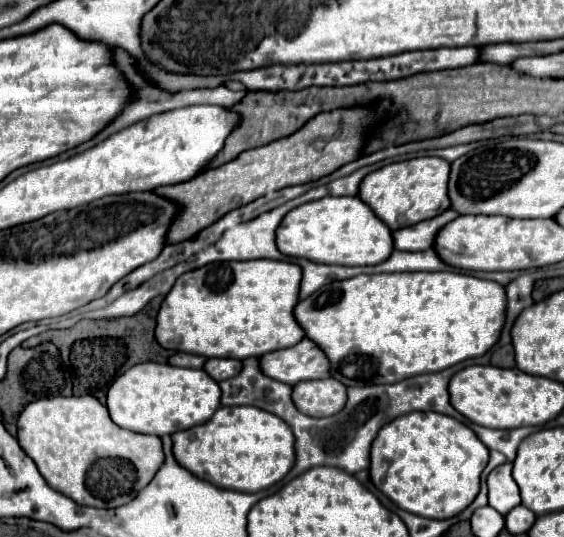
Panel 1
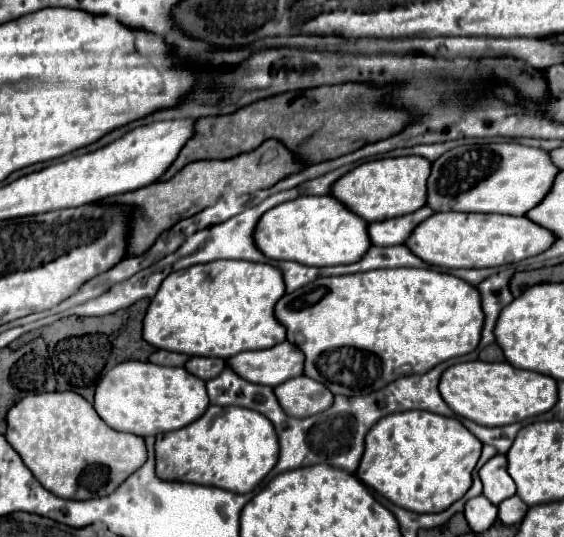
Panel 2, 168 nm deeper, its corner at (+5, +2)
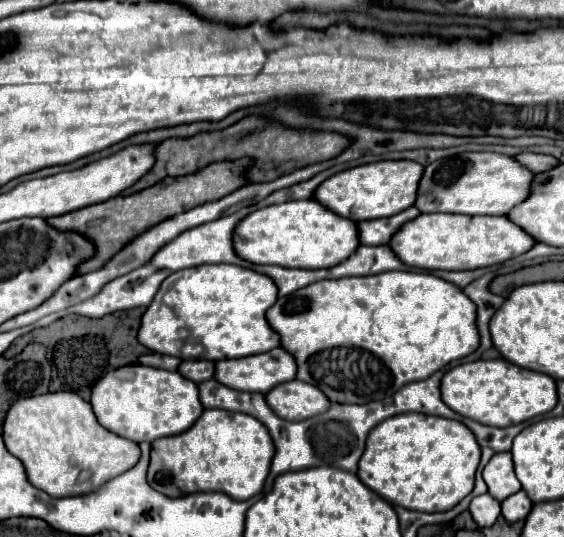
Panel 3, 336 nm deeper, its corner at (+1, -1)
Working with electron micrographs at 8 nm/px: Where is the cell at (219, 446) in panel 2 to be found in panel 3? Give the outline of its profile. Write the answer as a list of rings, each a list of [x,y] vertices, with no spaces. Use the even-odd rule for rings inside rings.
[[[204,410],[200,420],[186,432],[152,442],[148,484],[166,496],[224,492],[234,500],[248,500],[262,492],[274,452],[268,428],[254,416],[228,410]]]

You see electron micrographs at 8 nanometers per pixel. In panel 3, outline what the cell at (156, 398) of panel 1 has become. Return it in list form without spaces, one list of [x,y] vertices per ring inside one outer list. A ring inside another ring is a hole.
[[[130,364],[108,372],[92,390],[90,404],[98,422],[132,442],[152,442],[188,430],[204,412],[198,386],[178,372]]]

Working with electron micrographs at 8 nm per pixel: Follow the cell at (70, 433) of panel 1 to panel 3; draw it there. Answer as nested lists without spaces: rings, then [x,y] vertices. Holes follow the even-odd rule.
[[[48,392],[18,400],[6,414],[2,438],[8,452],[22,460],[28,480],[54,498],[96,492],[140,460],[138,444],[100,426],[92,406],[74,392]]]

